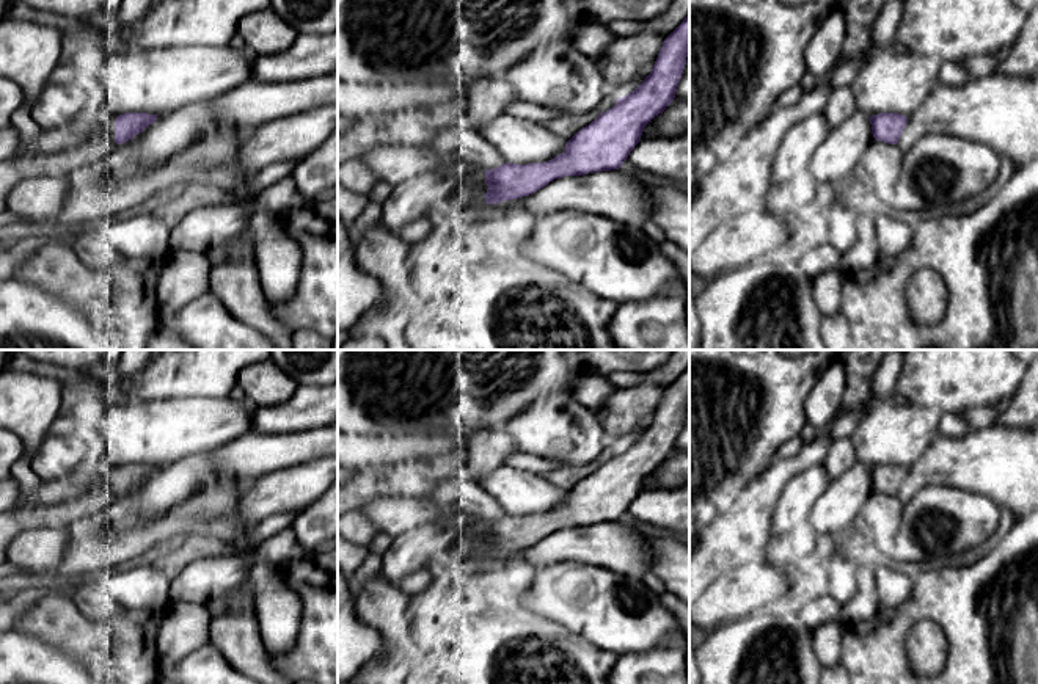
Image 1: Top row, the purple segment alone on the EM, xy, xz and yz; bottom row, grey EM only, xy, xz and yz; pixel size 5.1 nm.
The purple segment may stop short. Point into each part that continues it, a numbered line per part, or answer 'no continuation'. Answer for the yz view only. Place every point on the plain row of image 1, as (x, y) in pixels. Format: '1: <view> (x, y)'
no continuation

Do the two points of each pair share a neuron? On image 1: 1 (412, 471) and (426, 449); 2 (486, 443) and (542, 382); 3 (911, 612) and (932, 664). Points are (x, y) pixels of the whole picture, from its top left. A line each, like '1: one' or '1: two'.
1: two
2: two
3: two

